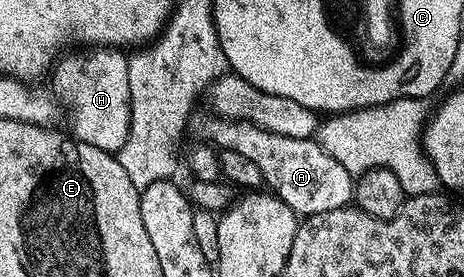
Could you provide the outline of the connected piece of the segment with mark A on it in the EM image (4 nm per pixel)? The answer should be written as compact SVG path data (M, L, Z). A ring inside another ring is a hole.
M214 121L207 127L210 142L216 148L245 153L257 169L261 169L264 184L279 196L285 205L295 210L296 216L306 217L319 213L329 213L333 209L348 206L353 199L353 177L314 138L294 139L284 135L270 135L262 127L250 125L228 125Z

